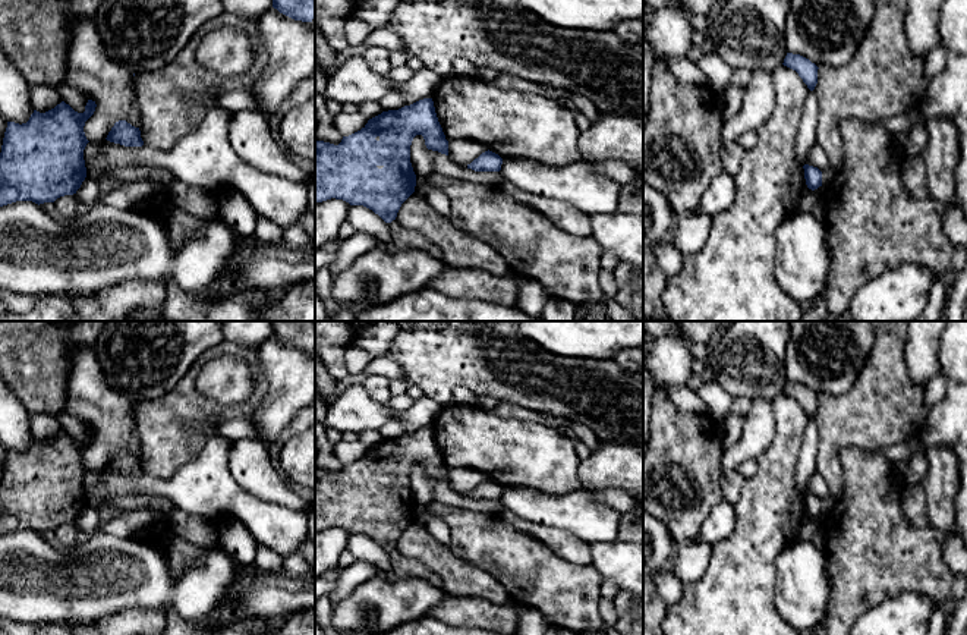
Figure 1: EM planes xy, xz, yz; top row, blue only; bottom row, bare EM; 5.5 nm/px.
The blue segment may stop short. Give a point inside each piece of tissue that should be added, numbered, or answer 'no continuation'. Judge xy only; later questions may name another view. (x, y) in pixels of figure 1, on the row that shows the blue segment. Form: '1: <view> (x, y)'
no continuation

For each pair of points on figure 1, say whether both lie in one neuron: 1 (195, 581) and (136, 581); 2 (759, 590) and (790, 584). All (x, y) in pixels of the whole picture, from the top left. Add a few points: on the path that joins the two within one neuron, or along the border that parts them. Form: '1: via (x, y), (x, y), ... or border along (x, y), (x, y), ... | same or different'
1: via (180, 585), (151, 585) | same
2: border along (778, 553), (775, 559), (775, 610), (783, 619) | different

